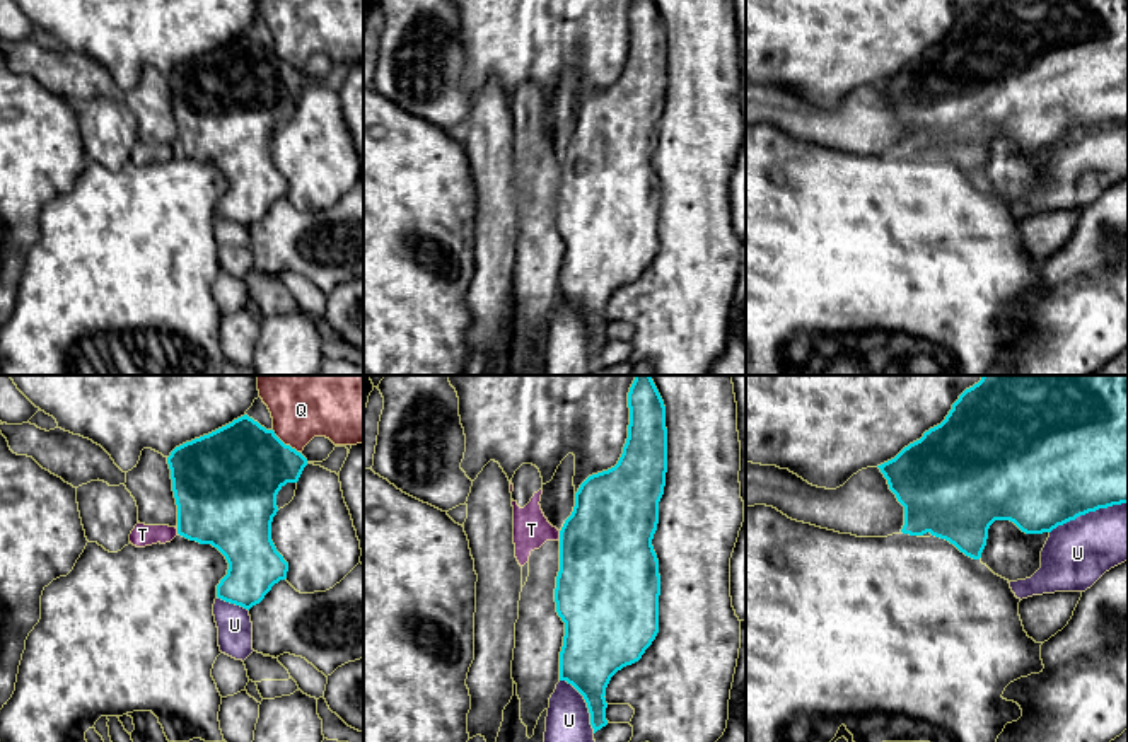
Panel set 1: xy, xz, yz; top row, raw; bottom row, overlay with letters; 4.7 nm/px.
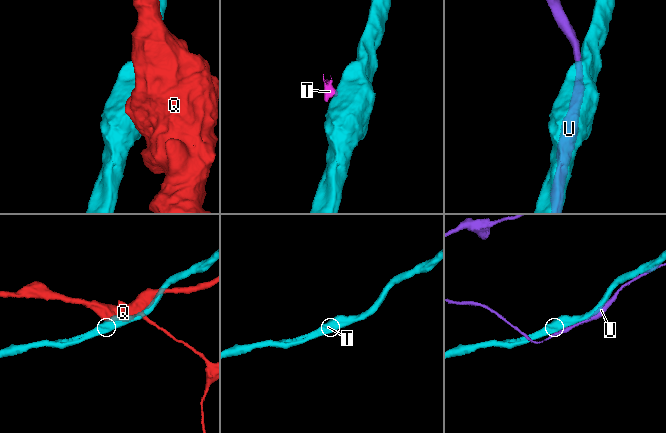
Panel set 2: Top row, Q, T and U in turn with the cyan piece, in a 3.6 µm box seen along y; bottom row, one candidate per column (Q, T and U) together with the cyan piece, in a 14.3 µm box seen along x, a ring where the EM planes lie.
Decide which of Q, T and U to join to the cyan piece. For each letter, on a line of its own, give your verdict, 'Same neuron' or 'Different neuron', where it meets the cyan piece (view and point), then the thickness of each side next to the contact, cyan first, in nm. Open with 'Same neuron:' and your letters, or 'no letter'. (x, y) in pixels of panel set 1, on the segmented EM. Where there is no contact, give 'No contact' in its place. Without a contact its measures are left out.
Same neuron: no letter
Q: Different neuron. Touches cyan at xy (287, 446). Thickness 420 nm (cyan) against 380 nm
T: Different neuron. Touches cyan at xz (560, 536). Thickness 440 nm (cyan) against 180 nm
U: Different neuron. Touches cyan at yz (1087, 512). Thickness 500 nm (cyan) against 300 nm

